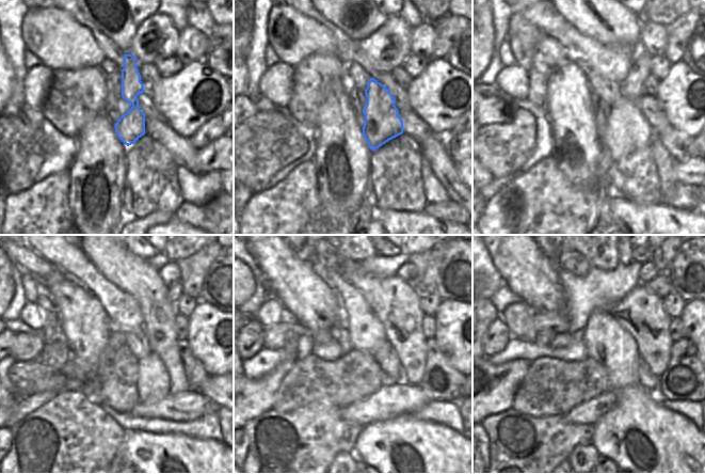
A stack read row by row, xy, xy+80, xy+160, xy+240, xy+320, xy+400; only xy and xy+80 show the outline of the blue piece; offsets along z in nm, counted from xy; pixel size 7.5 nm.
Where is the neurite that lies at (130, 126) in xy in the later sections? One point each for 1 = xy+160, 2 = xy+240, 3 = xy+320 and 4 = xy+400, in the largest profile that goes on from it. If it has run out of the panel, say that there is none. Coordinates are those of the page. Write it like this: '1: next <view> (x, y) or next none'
1: next xy+160 (627, 130)
2: next xy+240 (153, 385)
3: next xy+320 (419, 261)
4: next xy+400 (661, 256)

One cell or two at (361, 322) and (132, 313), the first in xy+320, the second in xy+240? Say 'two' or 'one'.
one

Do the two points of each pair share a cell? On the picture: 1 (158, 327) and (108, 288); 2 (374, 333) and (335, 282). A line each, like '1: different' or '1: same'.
1: different
2: same

